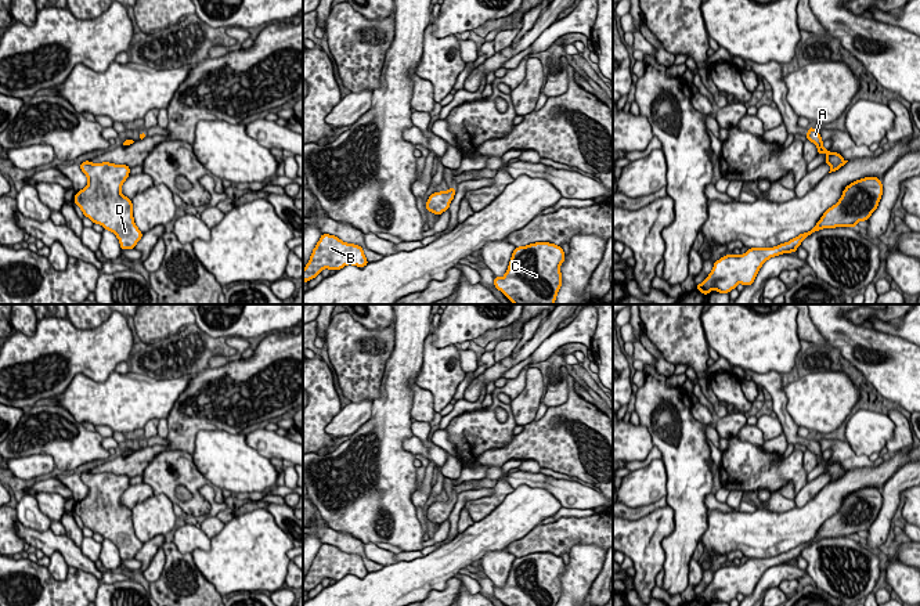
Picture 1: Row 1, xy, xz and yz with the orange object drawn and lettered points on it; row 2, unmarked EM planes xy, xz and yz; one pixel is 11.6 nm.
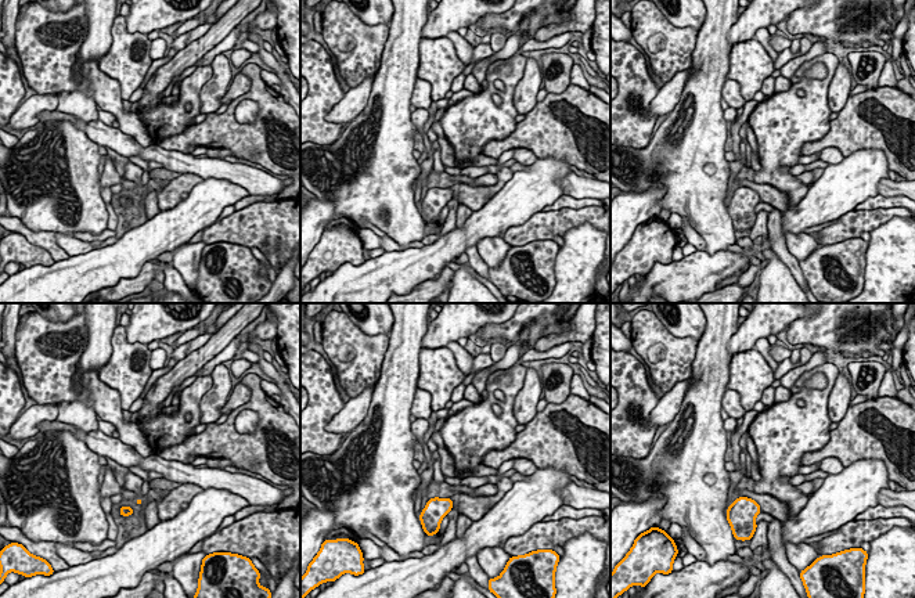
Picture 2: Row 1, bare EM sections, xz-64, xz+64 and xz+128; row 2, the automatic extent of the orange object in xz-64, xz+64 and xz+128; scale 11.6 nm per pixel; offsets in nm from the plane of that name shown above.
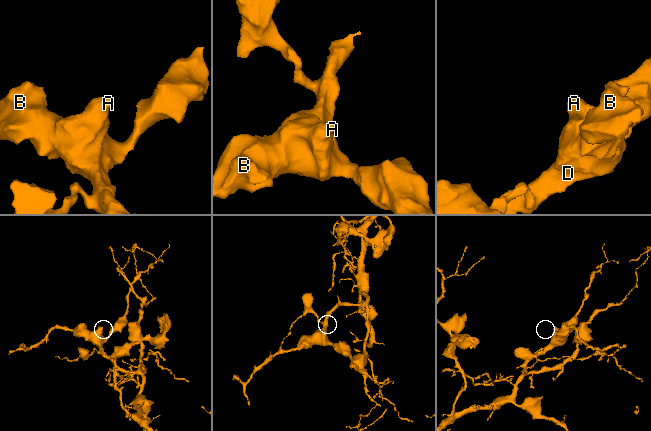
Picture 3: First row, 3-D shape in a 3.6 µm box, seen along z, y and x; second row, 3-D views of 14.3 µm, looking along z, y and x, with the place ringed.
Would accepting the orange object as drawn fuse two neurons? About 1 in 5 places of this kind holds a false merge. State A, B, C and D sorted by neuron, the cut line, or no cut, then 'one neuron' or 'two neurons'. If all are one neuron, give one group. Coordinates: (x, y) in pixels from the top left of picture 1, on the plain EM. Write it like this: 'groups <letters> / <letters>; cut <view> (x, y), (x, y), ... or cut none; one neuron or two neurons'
groups A B C D; cut none; one neuron

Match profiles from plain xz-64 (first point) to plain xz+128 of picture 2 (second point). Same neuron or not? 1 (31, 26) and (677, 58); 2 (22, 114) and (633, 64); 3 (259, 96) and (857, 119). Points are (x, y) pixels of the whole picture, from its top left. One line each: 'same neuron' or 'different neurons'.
1: same neuron
2: different neurons
3: same neuron

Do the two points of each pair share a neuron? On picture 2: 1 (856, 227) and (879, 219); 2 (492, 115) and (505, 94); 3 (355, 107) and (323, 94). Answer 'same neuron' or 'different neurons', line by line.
1: same neuron
2: same neuron
3: different neurons

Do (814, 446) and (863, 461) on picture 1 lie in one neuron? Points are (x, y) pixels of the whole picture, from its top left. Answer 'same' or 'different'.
different

